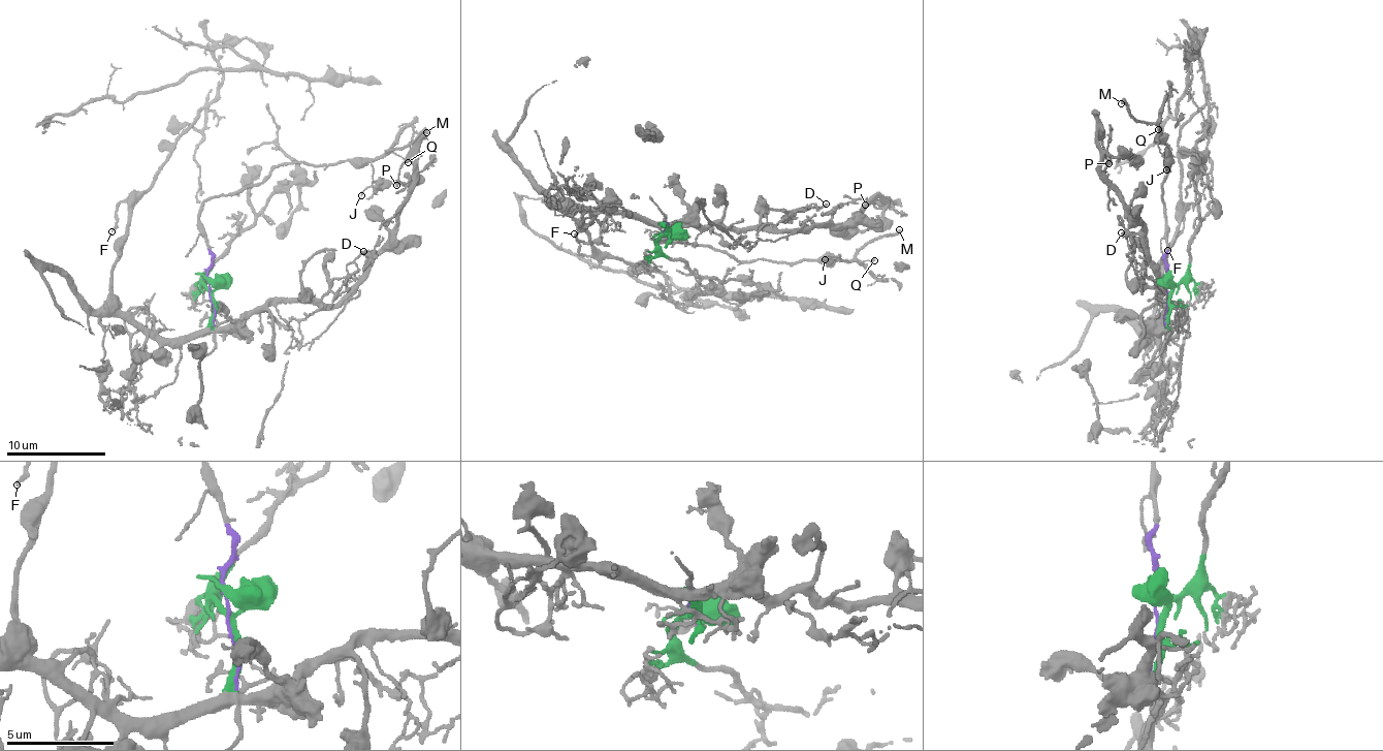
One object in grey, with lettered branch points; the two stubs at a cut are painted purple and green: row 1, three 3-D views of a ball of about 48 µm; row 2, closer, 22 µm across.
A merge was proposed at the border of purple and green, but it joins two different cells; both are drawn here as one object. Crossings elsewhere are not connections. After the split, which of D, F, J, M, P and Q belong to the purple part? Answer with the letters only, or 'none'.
J, M, Q

